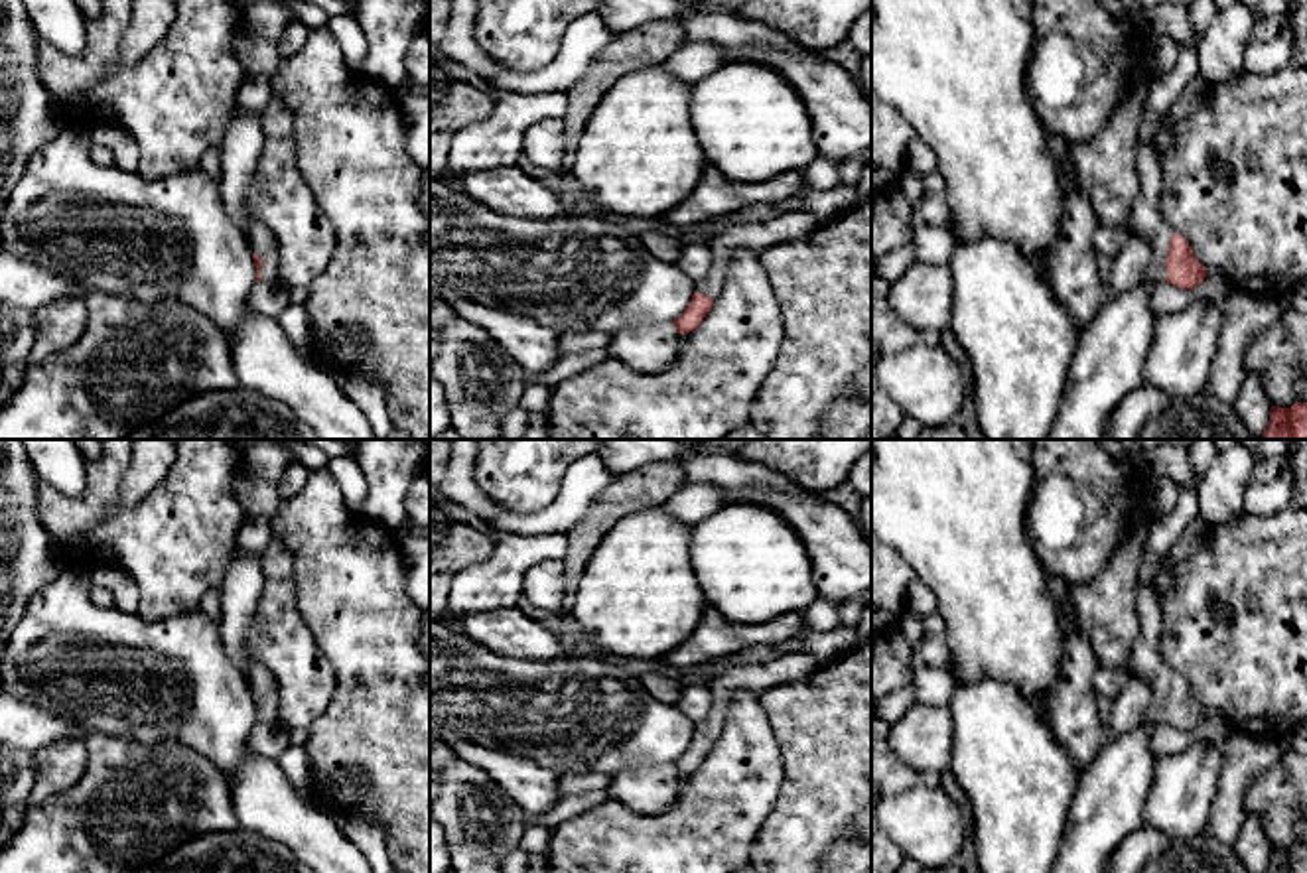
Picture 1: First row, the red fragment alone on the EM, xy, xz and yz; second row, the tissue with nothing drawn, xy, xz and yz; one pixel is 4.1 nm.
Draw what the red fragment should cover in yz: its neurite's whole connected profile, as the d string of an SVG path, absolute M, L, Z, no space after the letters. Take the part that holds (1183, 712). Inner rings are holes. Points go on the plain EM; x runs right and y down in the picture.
M1167 556L1153 577L1137 585L1135 611L1139 635L1126 670L1128 678L1143 678L1151 688L1145 707L1149 723L1169 723L1183 731L1195 731L1206 719L1206 709L1197 702L1183 676L1175 674L1159 652L1161 607L1155 593L1155 577L1165 570Z

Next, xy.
M250 660L246 668L248 684L256 705L256 723L272 723L278 719L278 682L274 674L260 662Z

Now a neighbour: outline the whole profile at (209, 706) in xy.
M65 568L32 597L0 658L0 694L12 694L53 715L69 717L87 733L106 733L142 745L183 743L233 782L242 761L252 753L248 739L256 725L256 705L246 670L237 668L221 644L219 621L211 621L199 607L156 623L142 619L138 611L97 607L87 593L95 579L81 568Z

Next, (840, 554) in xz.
M722 489L722 506L753 503L779 512L802 538L820 597L871 599L871 542L838 504L810 491Z

